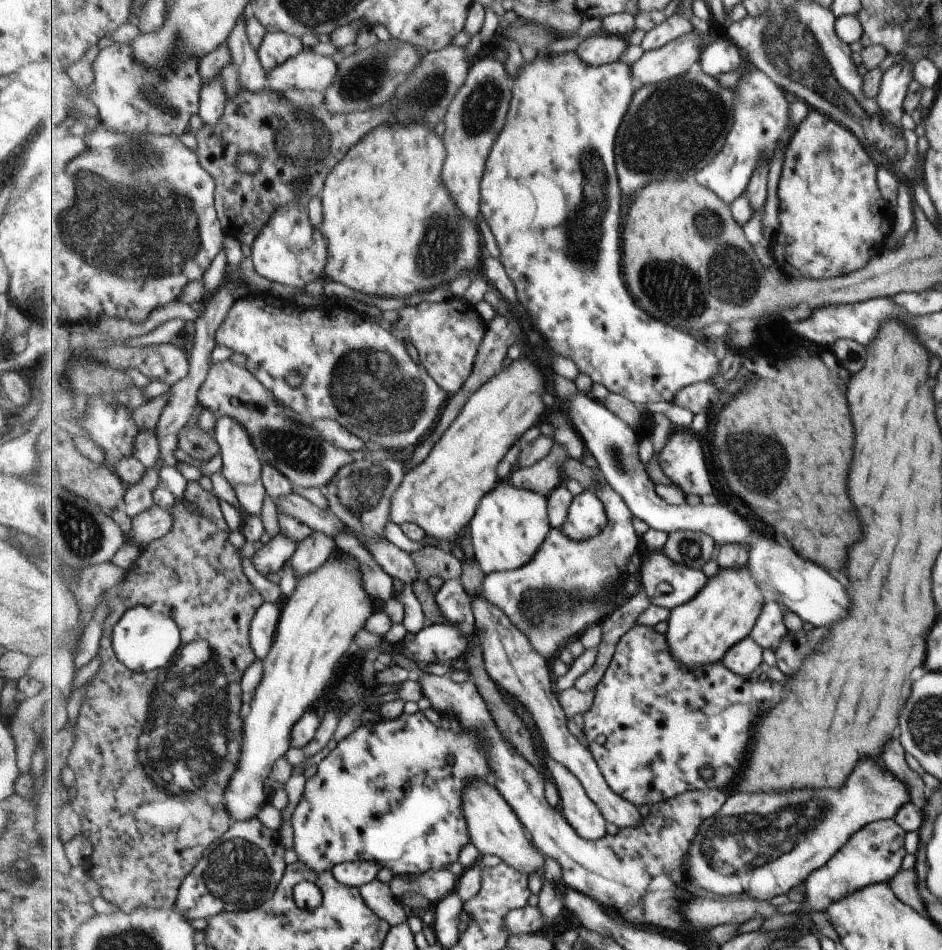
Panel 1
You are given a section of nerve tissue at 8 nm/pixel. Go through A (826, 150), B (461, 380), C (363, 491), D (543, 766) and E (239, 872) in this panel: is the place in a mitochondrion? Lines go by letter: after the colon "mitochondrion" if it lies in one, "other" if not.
A: mitochondrion
B: other
C: mitochondrion
D: other
E: mitochondrion

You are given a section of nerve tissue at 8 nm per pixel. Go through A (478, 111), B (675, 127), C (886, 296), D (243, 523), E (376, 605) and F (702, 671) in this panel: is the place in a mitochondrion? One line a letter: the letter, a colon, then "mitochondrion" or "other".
A: mitochondrion
B: mitochondrion
C: other
D: other
E: other
F: other

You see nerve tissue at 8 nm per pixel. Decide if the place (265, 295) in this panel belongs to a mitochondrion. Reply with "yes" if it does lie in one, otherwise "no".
no

